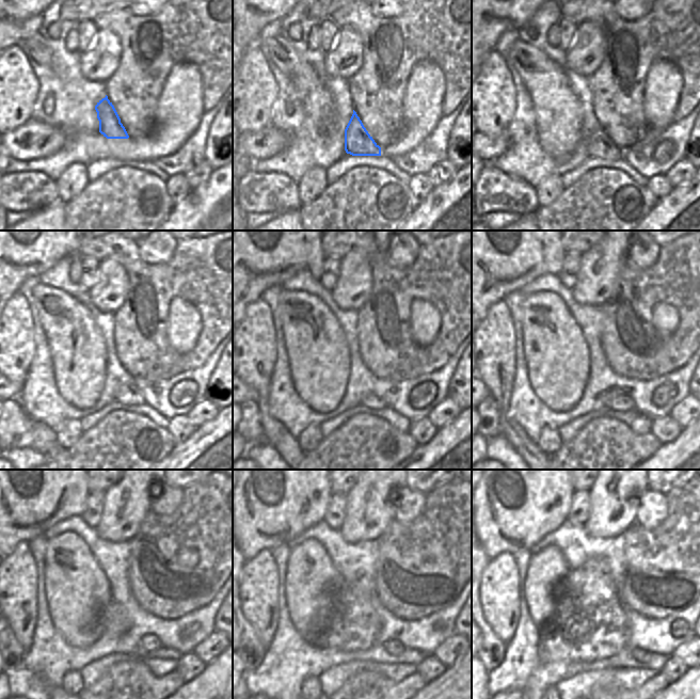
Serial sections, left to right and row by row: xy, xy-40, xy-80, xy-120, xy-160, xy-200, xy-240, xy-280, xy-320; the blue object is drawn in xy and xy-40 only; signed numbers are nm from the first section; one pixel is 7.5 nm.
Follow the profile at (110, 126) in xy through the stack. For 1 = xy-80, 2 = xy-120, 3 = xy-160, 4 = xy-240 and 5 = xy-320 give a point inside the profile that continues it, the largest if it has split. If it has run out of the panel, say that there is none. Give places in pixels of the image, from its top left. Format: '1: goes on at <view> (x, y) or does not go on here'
1: goes on at xy-80 (599, 145)
2: goes on at xy-120 (128, 394)
3: goes on at xy-160 (371, 401)
4: goes on at xy-240 (147, 642)
5: goes on at xy-320 (655, 662)

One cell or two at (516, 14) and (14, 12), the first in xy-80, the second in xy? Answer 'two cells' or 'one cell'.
one cell

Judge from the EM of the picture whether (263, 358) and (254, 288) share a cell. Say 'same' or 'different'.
different

